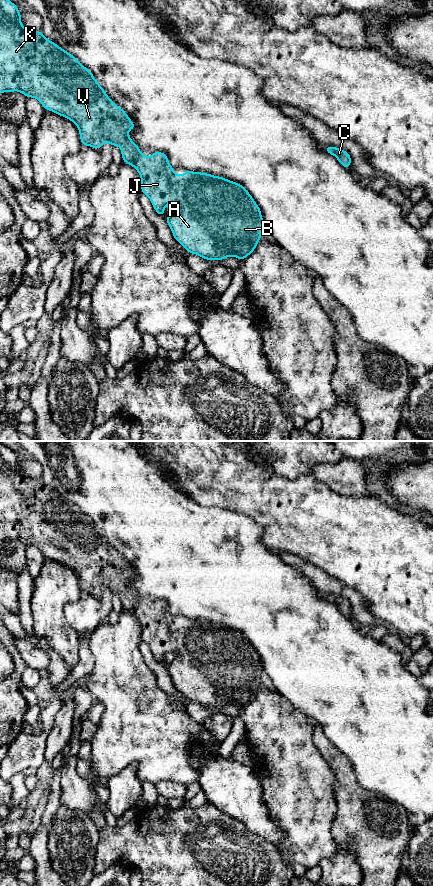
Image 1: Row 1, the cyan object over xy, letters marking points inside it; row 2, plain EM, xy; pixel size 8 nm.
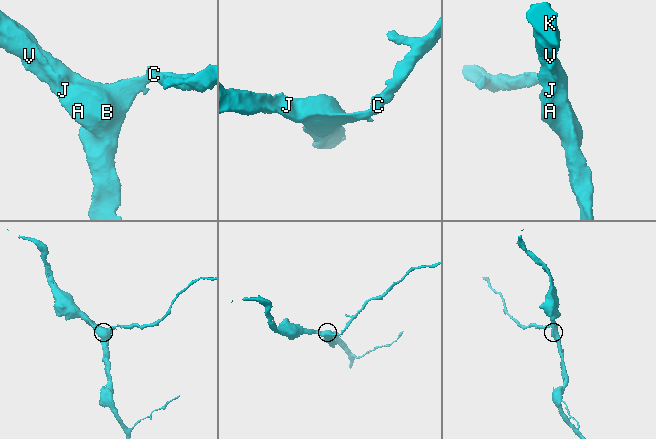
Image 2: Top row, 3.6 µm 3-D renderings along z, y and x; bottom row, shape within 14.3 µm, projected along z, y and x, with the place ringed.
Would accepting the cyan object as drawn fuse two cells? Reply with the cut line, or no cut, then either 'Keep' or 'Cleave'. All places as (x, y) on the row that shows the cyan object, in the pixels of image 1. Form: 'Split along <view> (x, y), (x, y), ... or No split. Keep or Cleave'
No split. Keep

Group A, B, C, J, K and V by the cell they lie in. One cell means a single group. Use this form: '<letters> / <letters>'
A B C J K V

